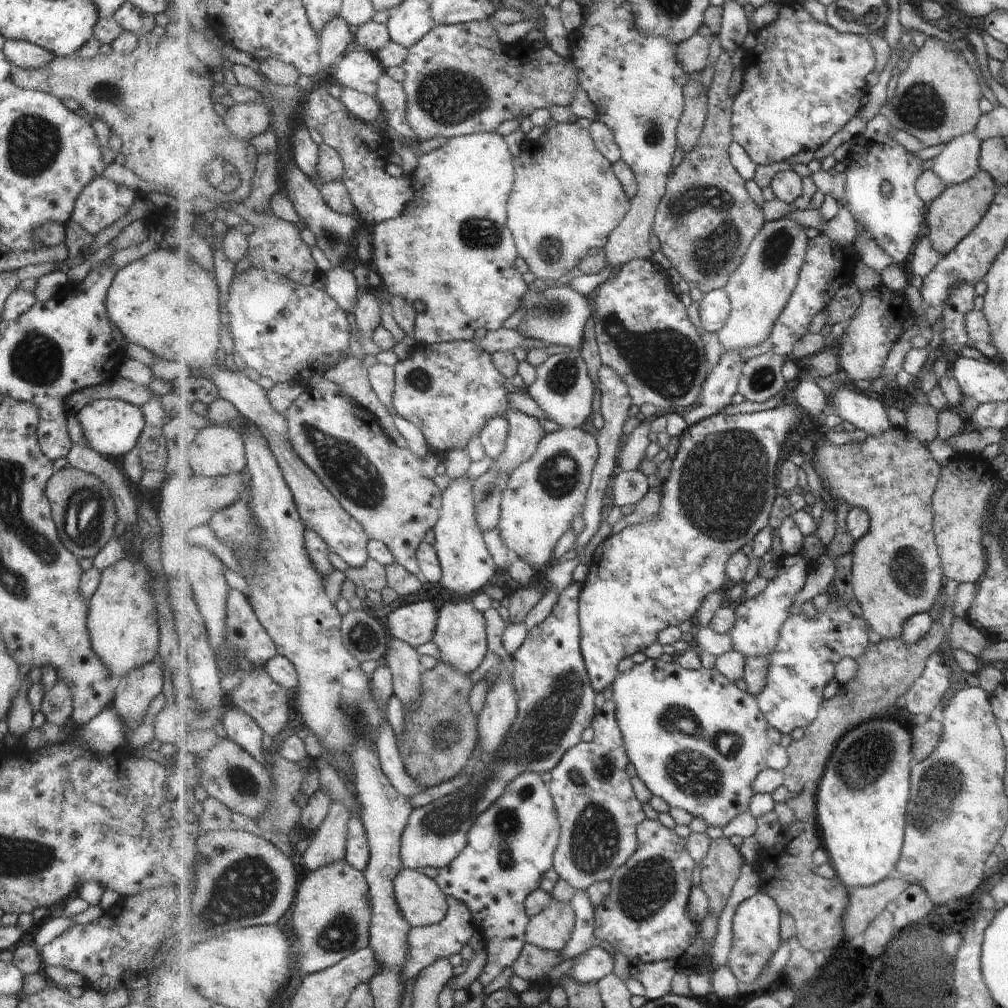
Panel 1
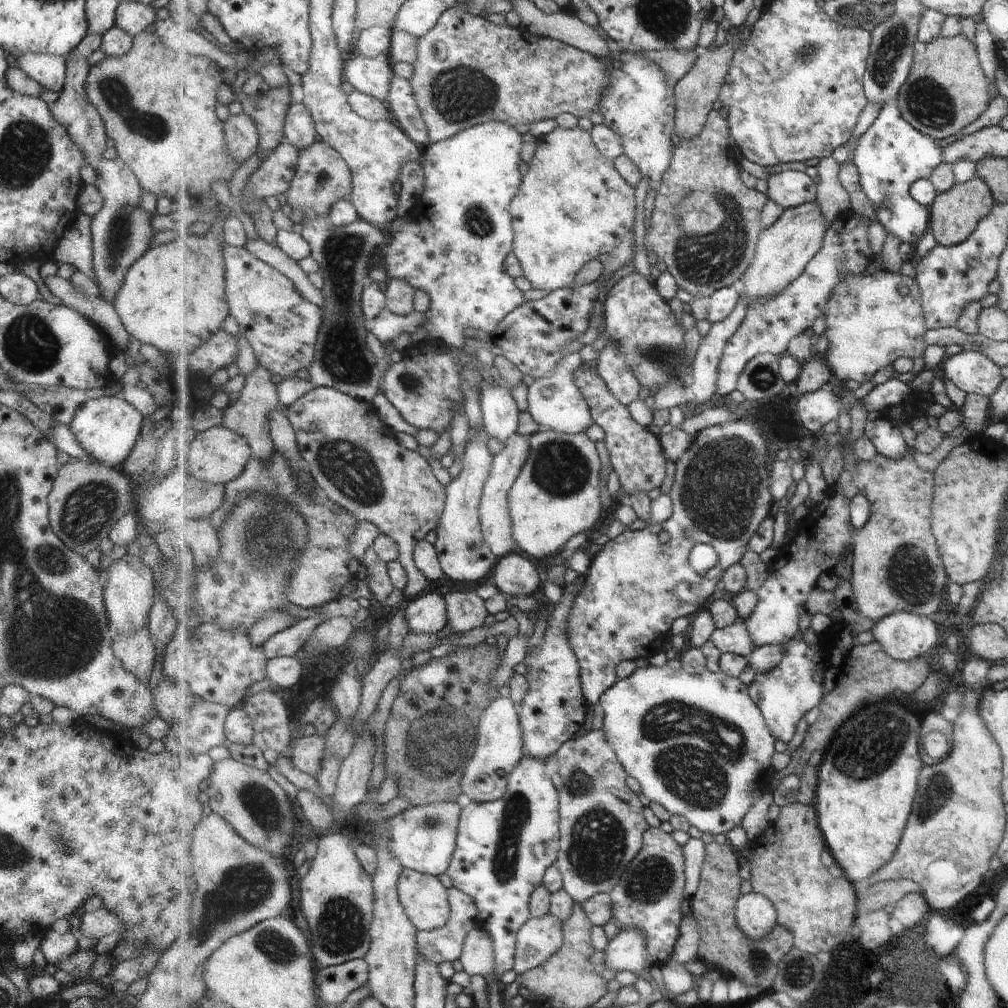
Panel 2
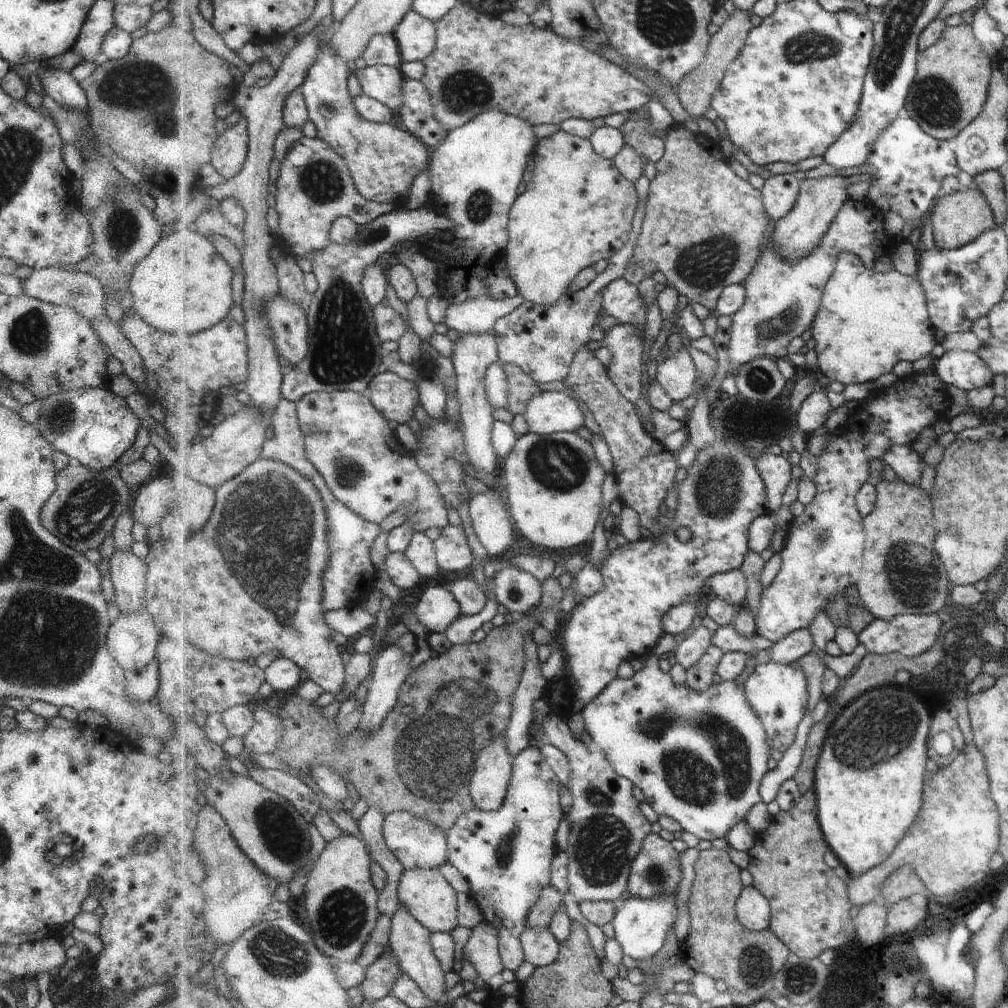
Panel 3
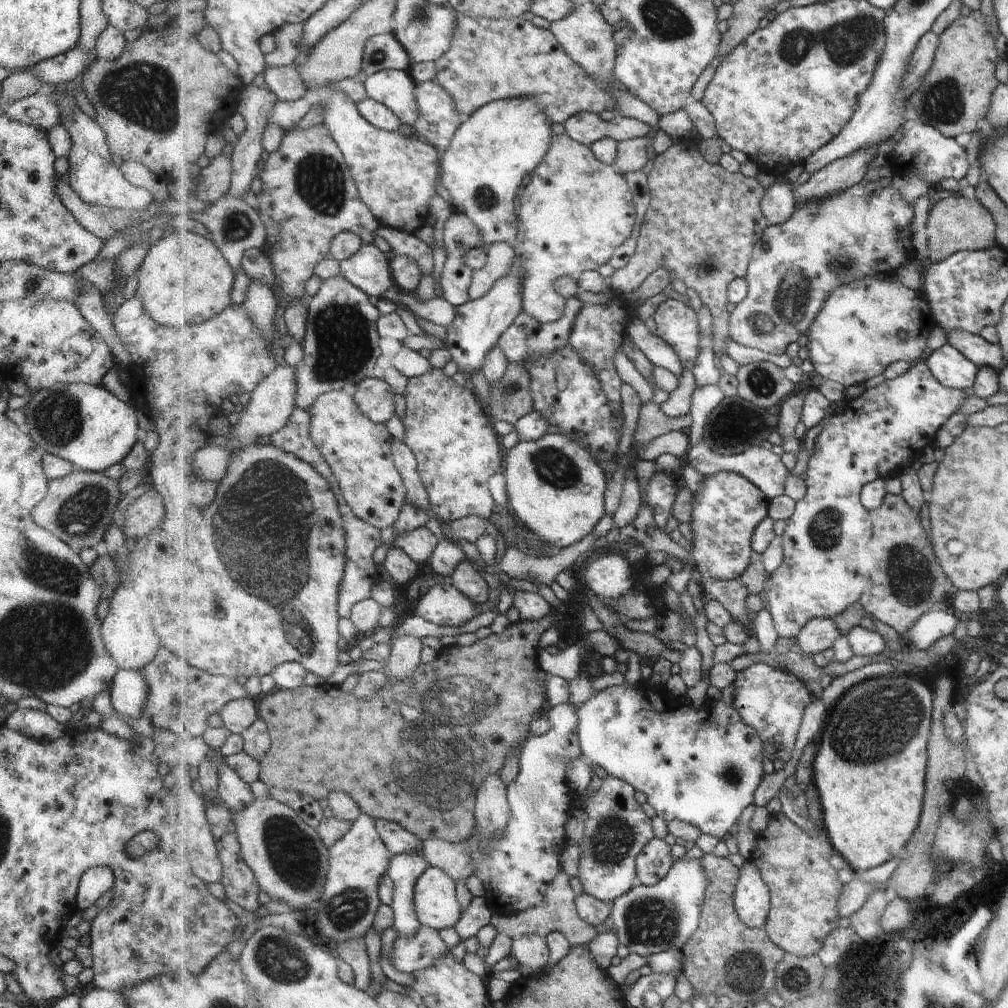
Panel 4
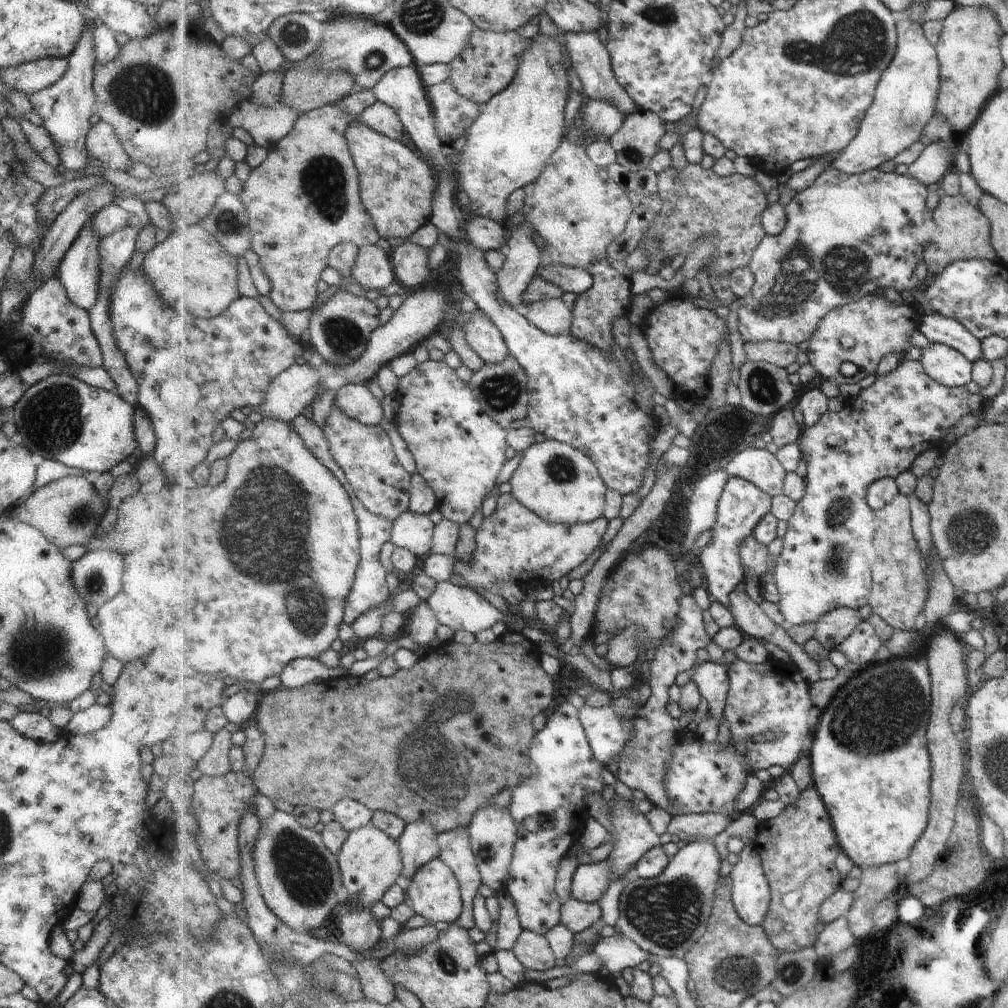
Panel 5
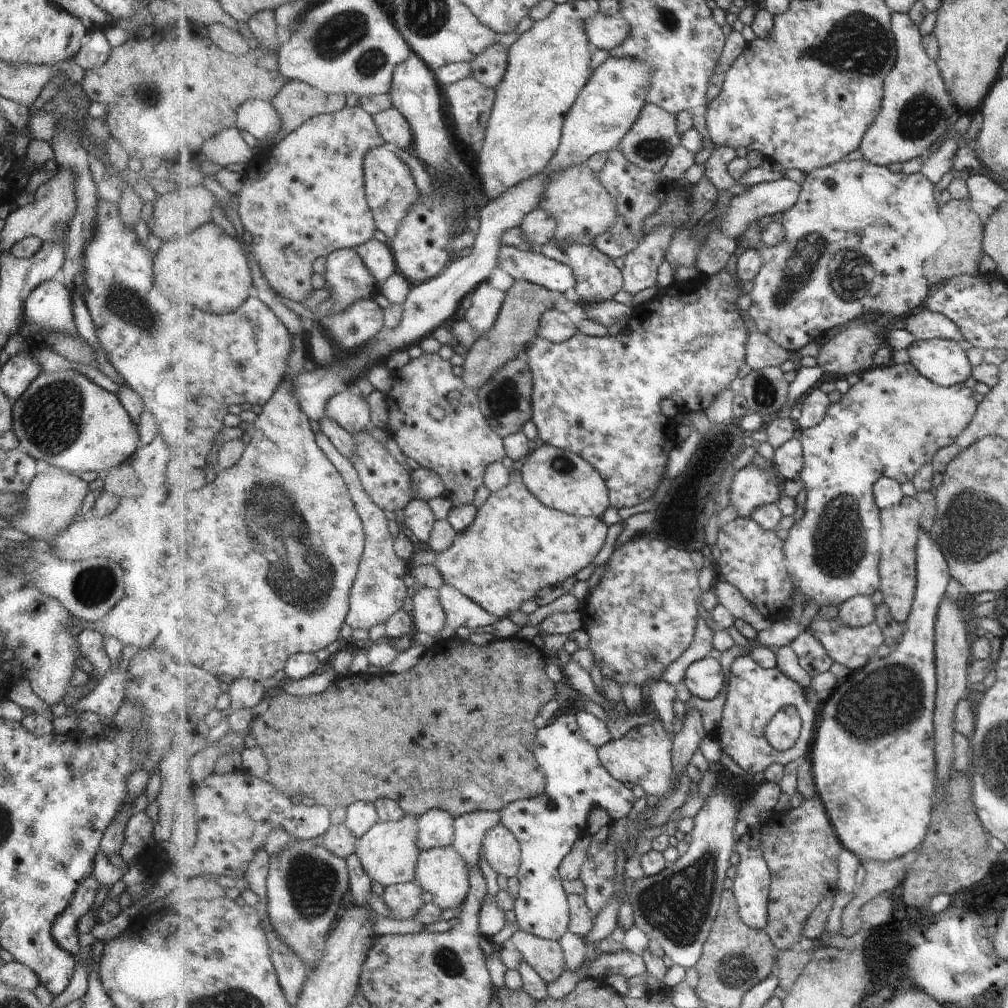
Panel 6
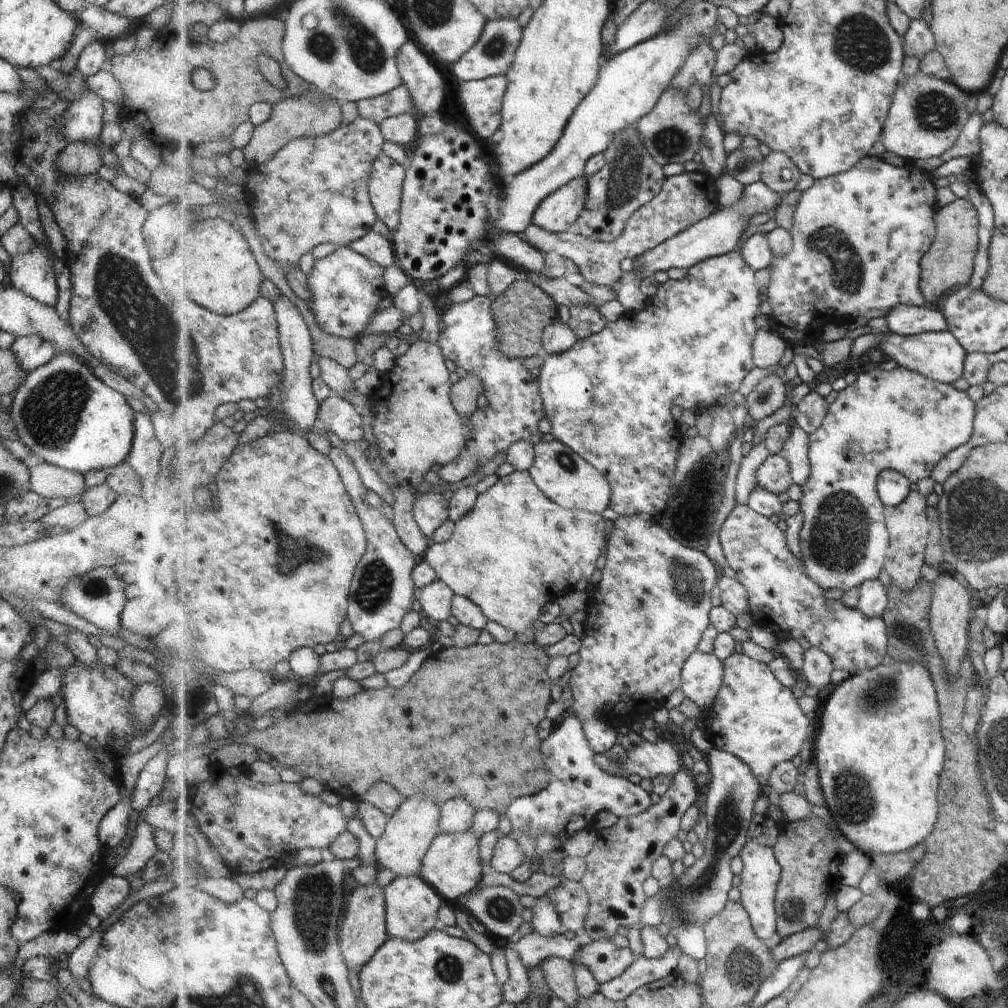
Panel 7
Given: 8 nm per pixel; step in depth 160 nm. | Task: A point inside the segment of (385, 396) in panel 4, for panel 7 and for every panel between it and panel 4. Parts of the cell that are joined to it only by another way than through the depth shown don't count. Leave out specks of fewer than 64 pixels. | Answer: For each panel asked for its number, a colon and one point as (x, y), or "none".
5: (356, 399)
6: (349, 409)
7: (337, 415)

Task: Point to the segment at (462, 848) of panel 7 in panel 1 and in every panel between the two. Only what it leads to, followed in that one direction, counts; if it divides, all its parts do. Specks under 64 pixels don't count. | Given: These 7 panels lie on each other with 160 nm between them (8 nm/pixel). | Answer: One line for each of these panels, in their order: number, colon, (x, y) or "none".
1: (421, 901)
2: (425, 899)
3: (425, 893)
4: (436, 900)
5: (434, 891)
6: (443, 874)

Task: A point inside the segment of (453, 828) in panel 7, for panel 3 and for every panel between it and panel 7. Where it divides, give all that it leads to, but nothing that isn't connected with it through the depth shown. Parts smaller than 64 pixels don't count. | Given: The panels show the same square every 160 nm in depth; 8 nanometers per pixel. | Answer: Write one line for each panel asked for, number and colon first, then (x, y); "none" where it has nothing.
3: (410, 941)
4: (404, 870)
5: (419, 845)
6: (436, 827)

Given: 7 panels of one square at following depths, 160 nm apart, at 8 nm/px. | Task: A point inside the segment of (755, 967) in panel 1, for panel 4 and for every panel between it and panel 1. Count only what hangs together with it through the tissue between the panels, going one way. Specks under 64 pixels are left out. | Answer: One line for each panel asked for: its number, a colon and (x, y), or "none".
2: (756, 915)
3: (754, 910)
4: (753, 900)

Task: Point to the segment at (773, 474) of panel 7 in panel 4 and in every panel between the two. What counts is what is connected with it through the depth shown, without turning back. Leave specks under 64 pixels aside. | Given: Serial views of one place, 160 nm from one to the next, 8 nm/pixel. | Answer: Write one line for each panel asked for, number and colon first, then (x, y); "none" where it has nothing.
4: (725, 514)
5: (742, 506)
6: (752, 487)

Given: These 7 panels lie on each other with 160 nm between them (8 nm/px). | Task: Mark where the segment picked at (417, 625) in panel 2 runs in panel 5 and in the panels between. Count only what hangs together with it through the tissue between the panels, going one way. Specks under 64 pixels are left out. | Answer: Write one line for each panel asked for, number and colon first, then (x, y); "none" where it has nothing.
3: (436, 608)
4: (443, 604)
5: (459, 608)

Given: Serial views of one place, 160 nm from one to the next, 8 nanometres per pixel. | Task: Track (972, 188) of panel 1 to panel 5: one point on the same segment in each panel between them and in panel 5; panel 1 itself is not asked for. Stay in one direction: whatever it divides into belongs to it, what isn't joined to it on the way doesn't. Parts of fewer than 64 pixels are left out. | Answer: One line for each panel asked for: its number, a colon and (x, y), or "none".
2: (954, 214)
3: (958, 219)
4: (955, 224)
5: (964, 234)

